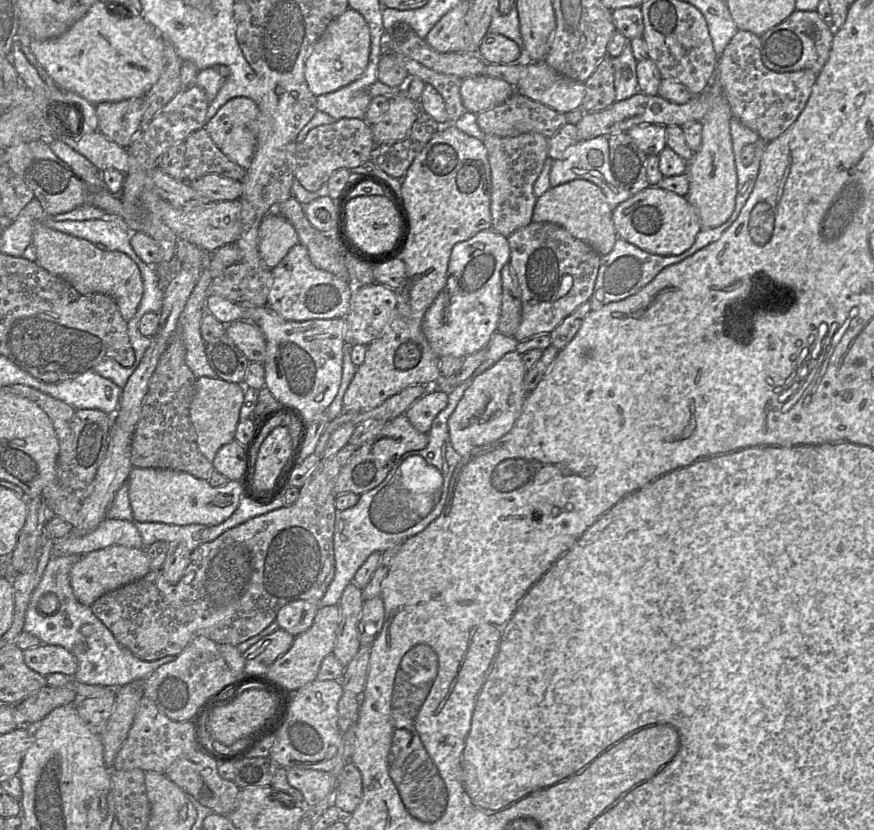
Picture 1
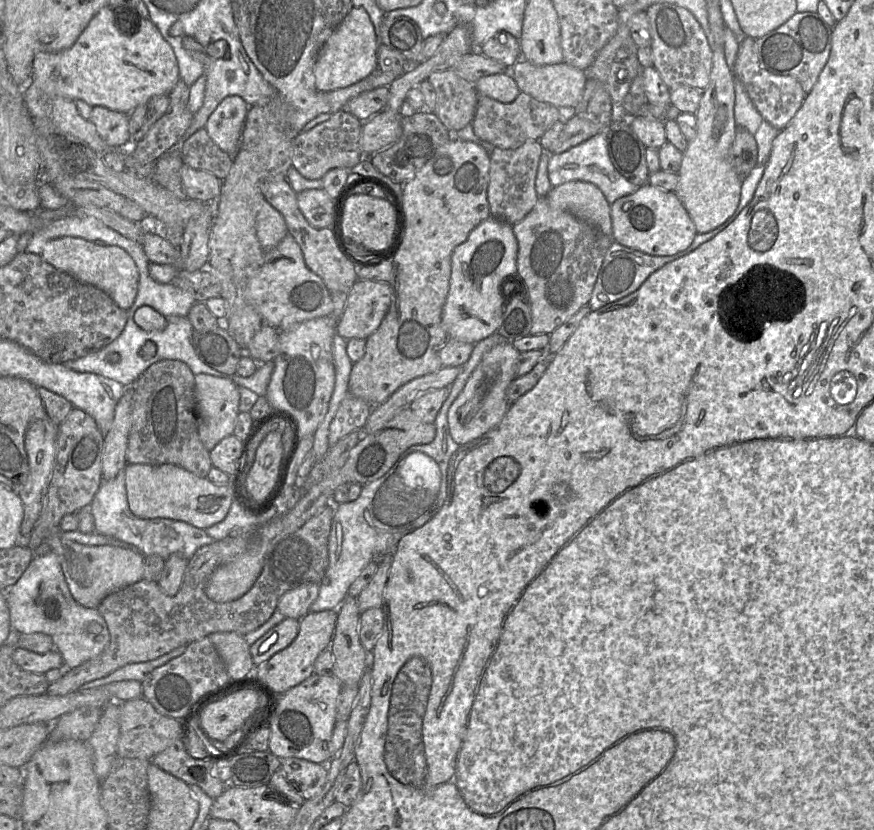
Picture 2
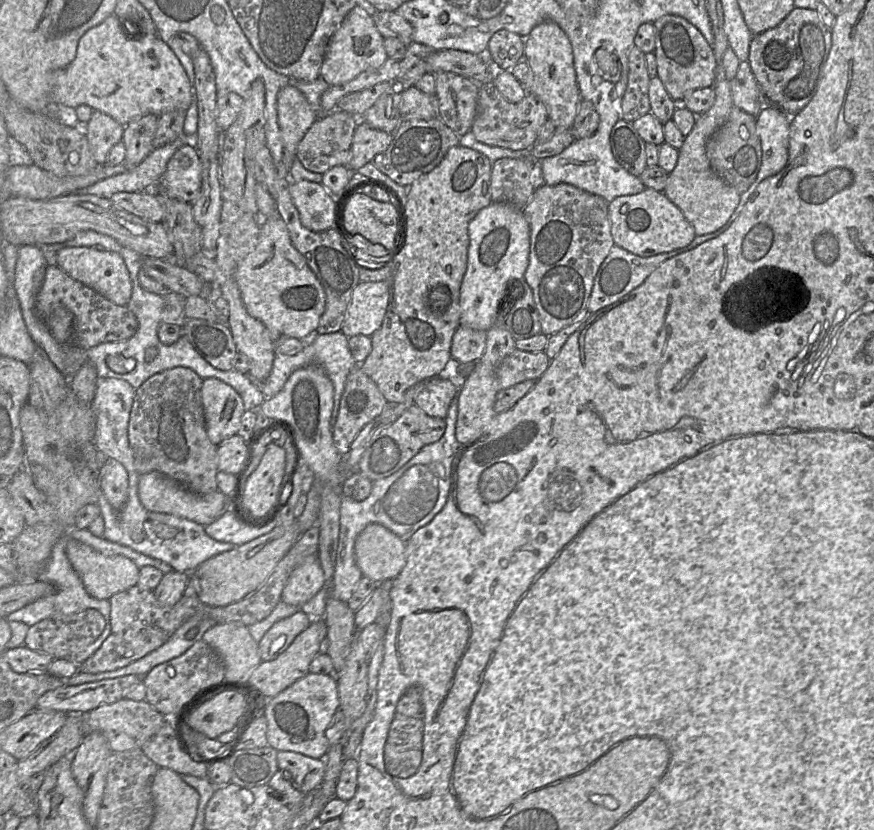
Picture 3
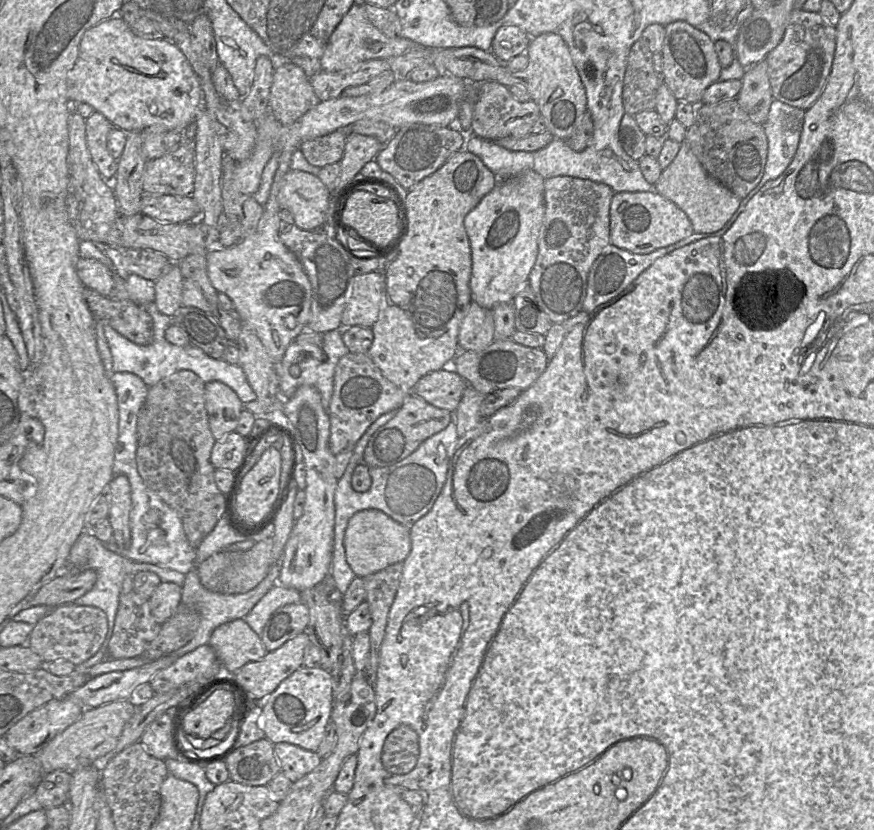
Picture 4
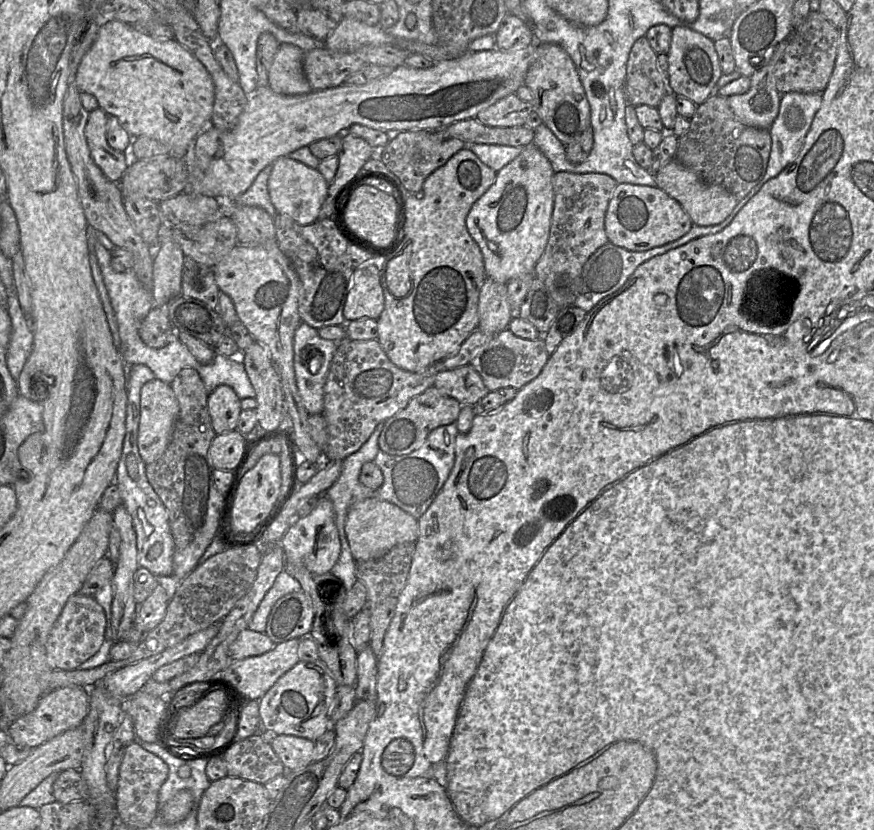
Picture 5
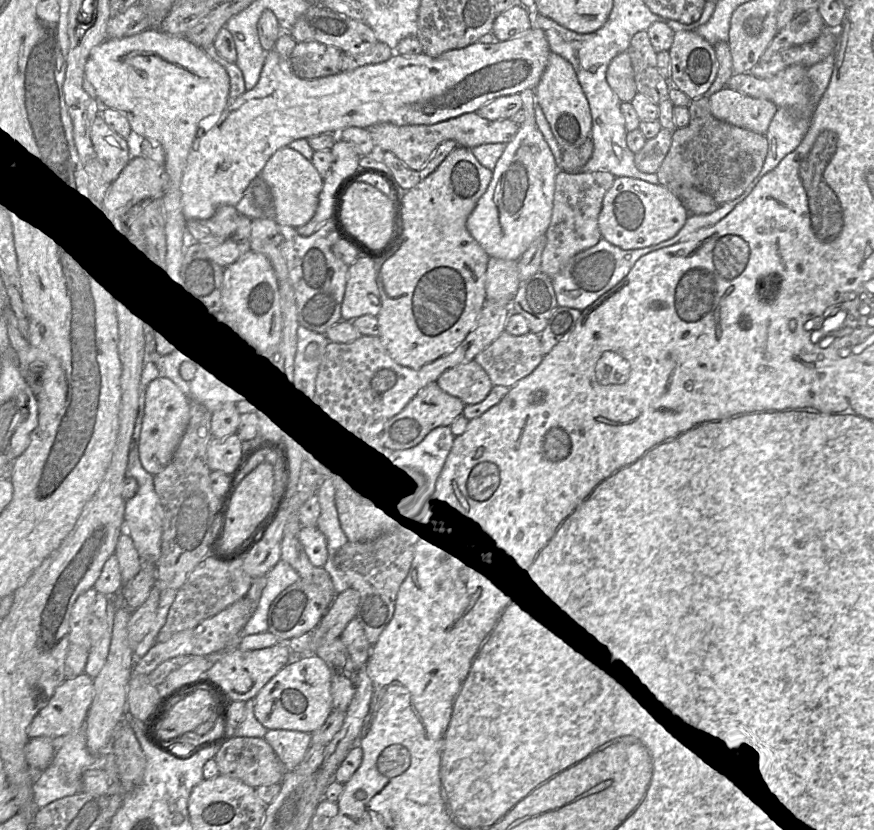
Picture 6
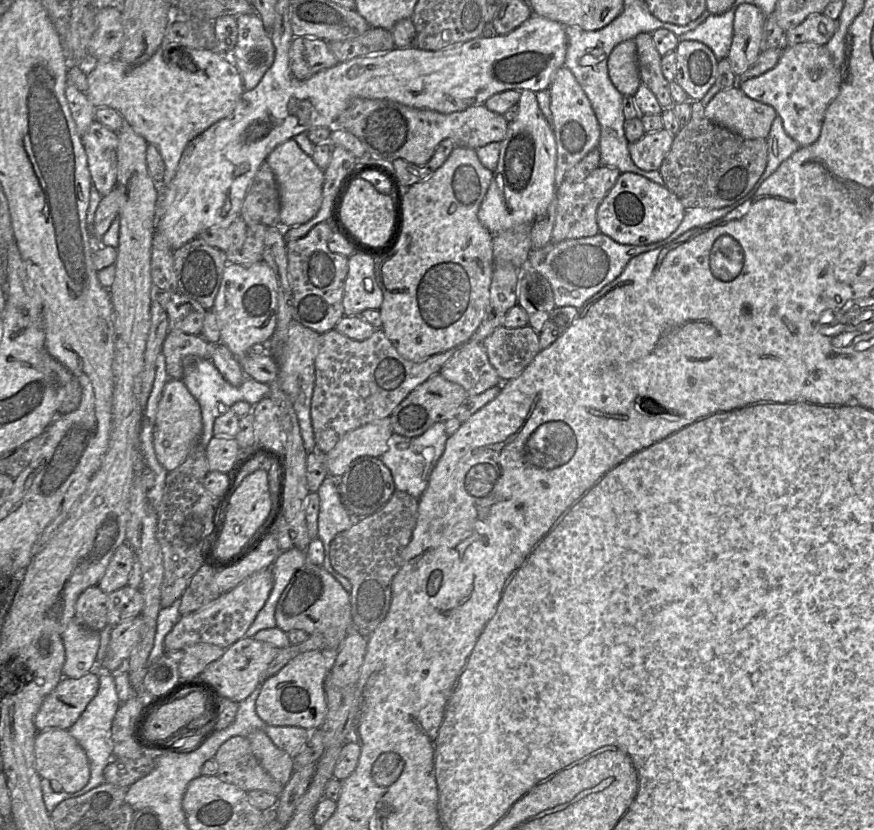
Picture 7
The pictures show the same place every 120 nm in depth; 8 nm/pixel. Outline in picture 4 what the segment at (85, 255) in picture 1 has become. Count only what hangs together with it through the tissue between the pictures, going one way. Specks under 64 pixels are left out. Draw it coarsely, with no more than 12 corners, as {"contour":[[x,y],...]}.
{"contour":[[80,257],[76,273],[84,287],[105,297],[114,273],[98,260]]}

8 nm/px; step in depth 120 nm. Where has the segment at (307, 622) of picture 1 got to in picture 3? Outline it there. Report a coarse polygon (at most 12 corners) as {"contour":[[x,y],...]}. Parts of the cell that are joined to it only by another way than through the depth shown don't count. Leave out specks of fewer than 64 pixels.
{"contour":[[317,555],[290,574],[281,600],[301,607],[325,585]]}

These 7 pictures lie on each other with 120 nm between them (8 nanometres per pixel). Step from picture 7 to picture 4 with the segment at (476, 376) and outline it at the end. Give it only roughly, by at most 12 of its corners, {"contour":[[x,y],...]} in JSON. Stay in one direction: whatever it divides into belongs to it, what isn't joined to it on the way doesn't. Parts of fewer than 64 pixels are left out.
{"contour":[[451,367],[422,377],[413,389],[455,413],[468,383]]}

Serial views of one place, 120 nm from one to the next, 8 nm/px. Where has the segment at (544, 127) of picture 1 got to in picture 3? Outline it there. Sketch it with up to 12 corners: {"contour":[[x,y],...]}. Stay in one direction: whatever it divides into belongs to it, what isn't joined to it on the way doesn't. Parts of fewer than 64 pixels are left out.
{"contour":[[479,85],[470,132],[488,146],[529,150],[548,120],[528,93],[508,102]]}

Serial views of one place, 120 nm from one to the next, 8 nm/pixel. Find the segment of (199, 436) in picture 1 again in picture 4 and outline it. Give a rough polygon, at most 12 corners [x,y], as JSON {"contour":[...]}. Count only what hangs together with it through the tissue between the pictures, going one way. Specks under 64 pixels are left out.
{"contour":[[219,381],[205,383],[214,439],[235,431],[244,405]]}

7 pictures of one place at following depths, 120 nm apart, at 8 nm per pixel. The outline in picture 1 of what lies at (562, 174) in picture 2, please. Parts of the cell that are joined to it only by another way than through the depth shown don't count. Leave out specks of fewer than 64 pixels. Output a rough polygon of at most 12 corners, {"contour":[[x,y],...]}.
{"contour":[[608,136],[579,141],[553,161],[551,187],[599,186],[612,210],[632,197],[612,174]]}

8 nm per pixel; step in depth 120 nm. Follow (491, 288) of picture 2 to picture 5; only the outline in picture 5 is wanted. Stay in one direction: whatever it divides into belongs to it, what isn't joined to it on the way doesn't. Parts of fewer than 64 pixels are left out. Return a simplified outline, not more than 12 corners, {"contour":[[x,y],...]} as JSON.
{"contour":[[532,143],[496,172],[466,226],[486,278],[534,273],[554,174]]}

